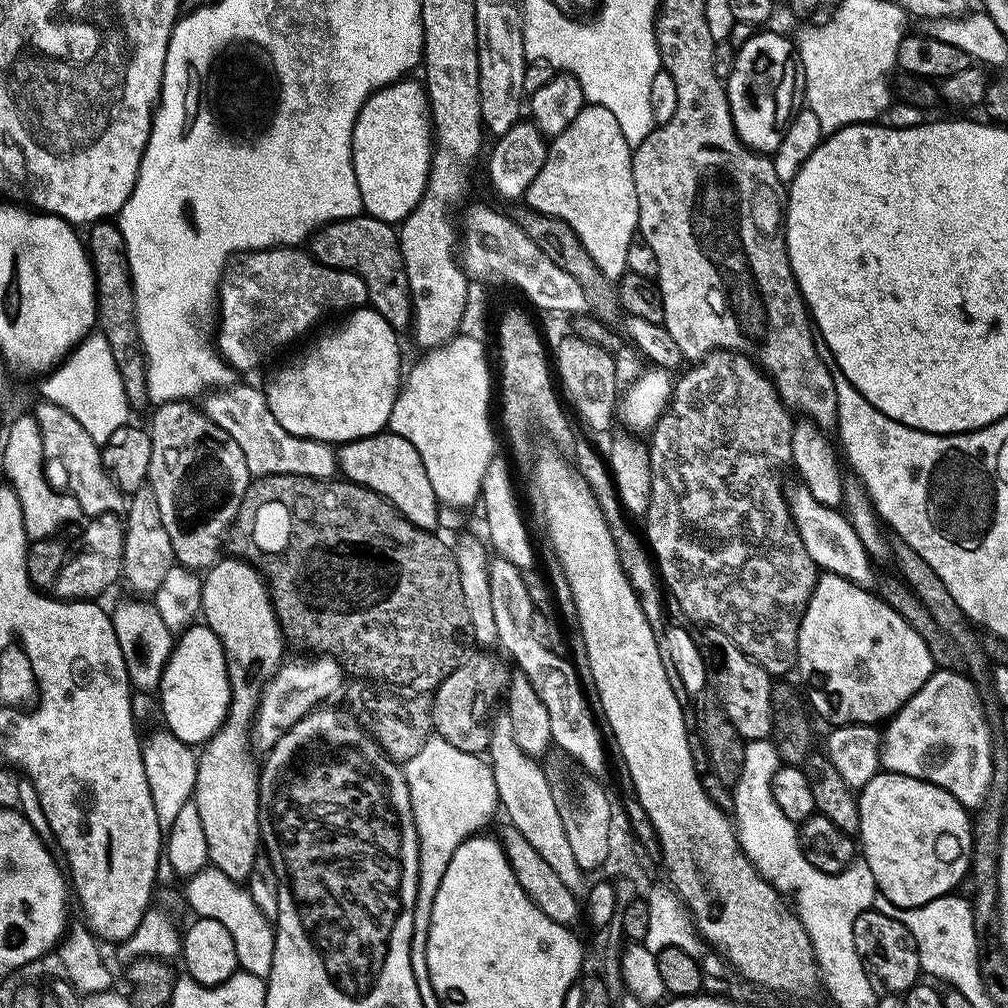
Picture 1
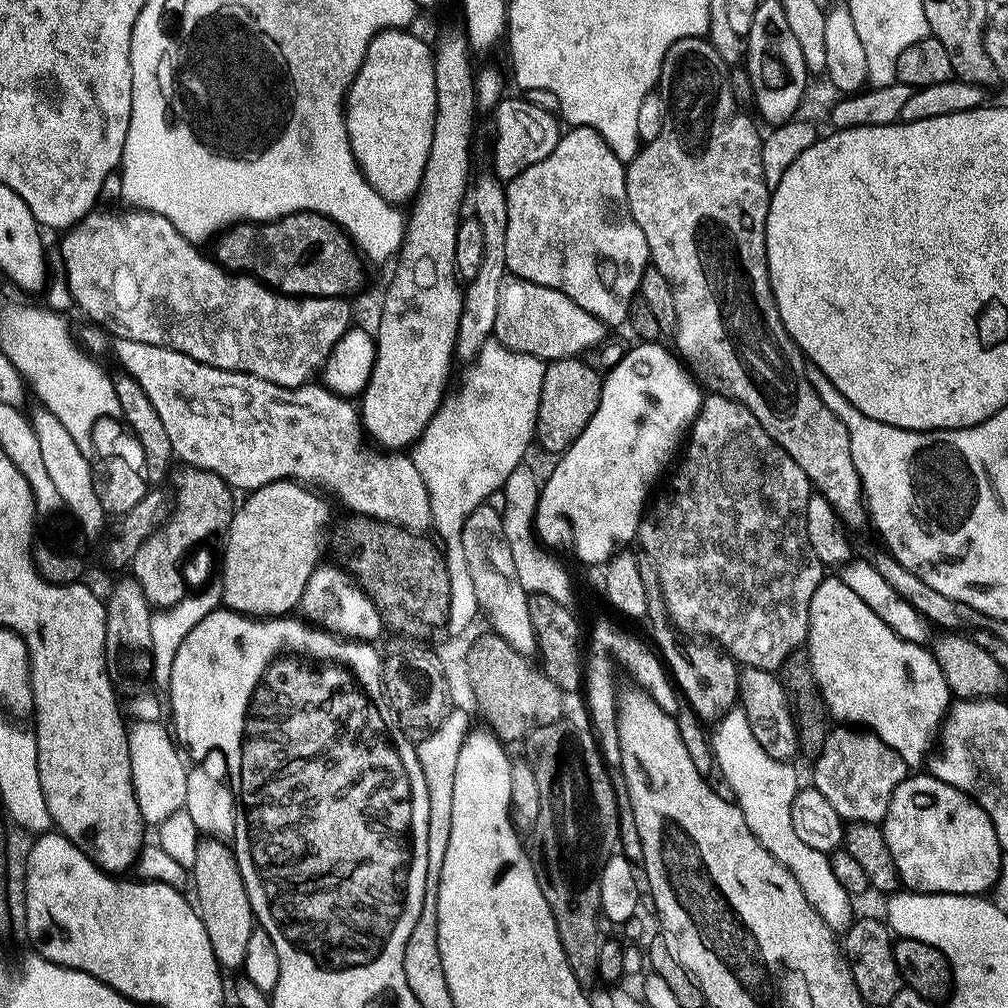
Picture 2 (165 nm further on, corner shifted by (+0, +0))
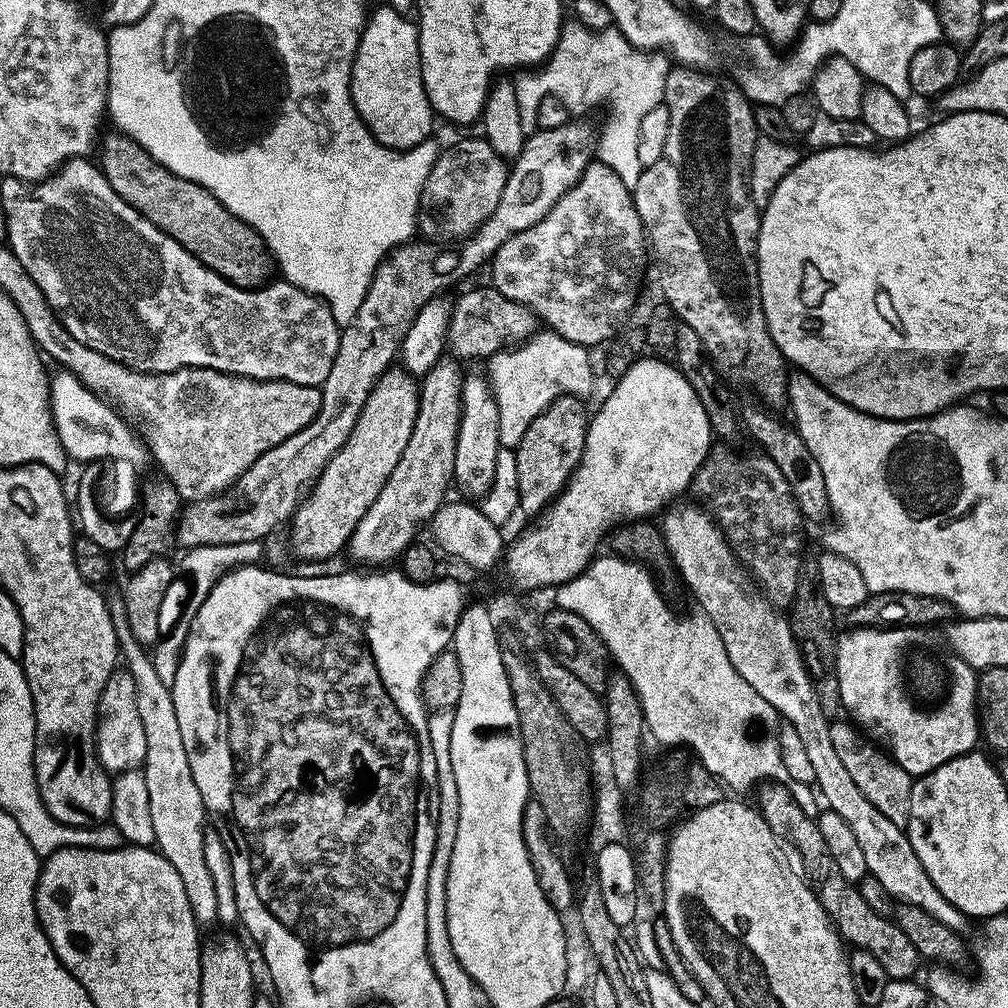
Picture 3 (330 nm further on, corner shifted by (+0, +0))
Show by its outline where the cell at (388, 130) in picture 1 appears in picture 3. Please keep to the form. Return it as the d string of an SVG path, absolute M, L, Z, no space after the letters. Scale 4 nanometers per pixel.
M381 6L373 16L371 13L364 30L364 37L360 39L352 71L352 97L358 114L364 119L375 139L396 152L409 152L433 135L434 113L422 78L422 58L420 57L422 32L413 21L412 25L408 19L405 13L395 12L387 6Z

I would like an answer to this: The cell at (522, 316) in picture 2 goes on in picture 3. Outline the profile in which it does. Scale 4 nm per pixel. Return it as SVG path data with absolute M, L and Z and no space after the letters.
M491 286L485 288L482 292L468 292L460 301L455 301L447 343L457 357L484 355L491 358L537 335L536 313L518 302L512 302Z

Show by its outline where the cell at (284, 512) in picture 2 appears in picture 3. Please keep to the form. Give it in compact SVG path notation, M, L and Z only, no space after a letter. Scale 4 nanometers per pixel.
M396 371L385 372L384 377L377 383L366 402L366 410L362 410L362 418L358 418L358 426L354 426L354 434L350 434L350 442L346 442L346 446L342 446L342 450L333 458L330 466L326 466L326 470L320 475L320 481L313 486L296 515L292 517L292 552L298 559L308 560L307 562L336 560L339 552L343 553L349 547L359 523L378 502L379 495L390 482L391 475L398 468L406 448L410 446L411 436L419 418L421 385L417 377L407 371Z

